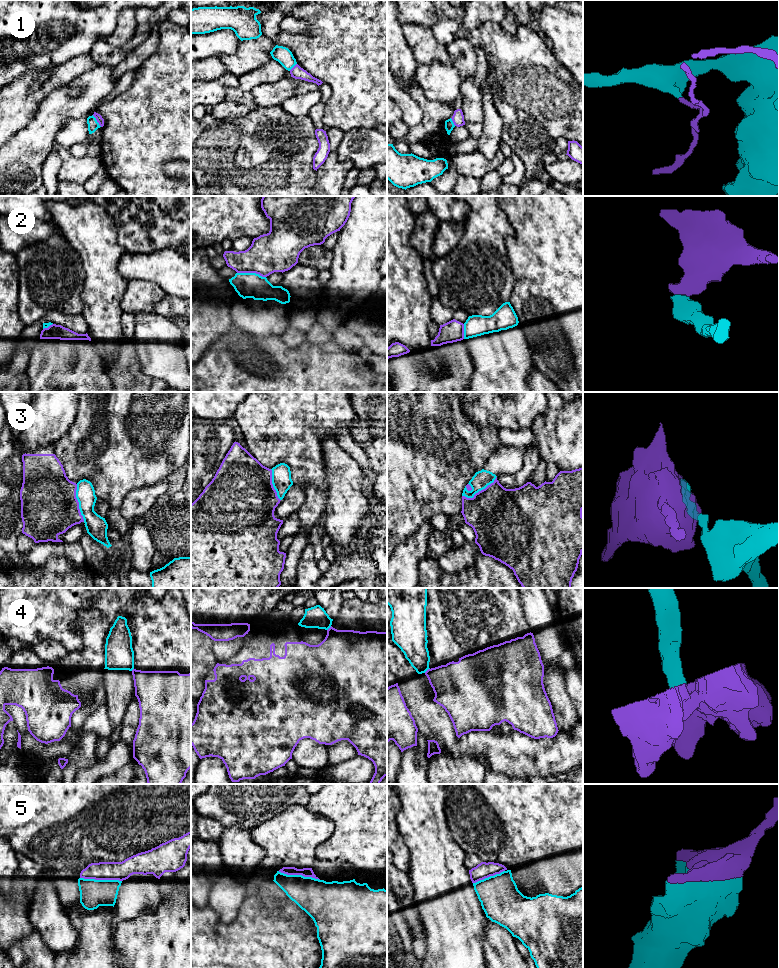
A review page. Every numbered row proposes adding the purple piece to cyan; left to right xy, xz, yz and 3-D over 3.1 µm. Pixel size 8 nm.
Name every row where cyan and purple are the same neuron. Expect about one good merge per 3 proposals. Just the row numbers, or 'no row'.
5

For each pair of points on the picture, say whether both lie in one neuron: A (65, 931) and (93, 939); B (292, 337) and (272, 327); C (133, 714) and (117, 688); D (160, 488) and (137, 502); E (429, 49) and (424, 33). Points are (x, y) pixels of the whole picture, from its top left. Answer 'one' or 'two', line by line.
A: two
B: two
C: two
D: one
E: one

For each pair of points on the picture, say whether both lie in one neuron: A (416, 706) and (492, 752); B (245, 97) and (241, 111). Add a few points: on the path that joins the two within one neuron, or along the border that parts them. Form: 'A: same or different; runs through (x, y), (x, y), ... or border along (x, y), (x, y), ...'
A: same; runs through (435, 724), (456, 745), (473, 745)
B: different; border along (225, 99), (244, 104), (250, 110)

